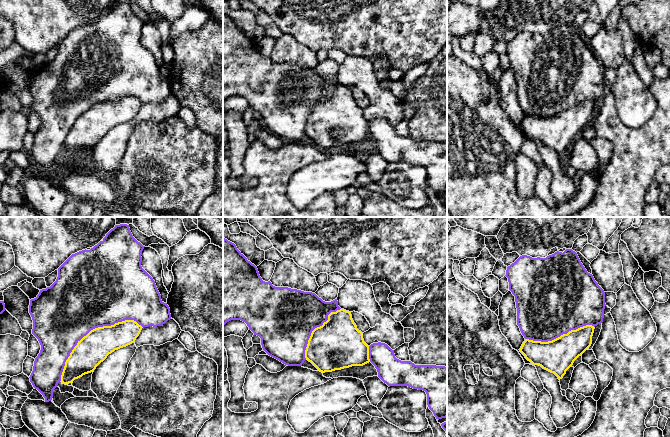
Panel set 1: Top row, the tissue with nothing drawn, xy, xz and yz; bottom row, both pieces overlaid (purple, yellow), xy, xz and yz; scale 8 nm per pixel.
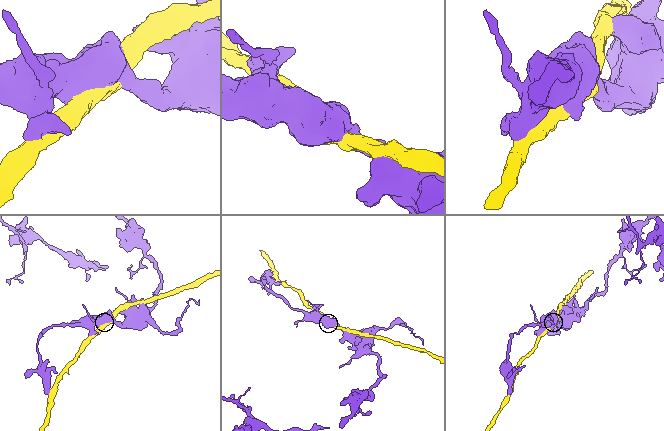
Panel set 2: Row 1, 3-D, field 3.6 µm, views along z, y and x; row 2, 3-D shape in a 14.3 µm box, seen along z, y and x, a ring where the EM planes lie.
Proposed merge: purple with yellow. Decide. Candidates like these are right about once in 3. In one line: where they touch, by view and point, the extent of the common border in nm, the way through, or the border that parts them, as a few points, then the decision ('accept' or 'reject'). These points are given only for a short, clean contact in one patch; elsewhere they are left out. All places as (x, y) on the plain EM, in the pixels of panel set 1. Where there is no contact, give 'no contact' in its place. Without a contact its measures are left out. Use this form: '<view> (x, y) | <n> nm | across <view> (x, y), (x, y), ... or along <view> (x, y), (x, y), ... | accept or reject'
xy (91, 105) | 800 nm | reject

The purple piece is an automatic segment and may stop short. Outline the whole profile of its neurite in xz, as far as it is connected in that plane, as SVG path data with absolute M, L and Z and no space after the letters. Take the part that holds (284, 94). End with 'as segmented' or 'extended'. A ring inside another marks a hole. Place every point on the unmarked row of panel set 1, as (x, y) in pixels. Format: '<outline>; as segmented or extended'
M223 13L223 101L231 96L245 98L249 106L261 114L262 124L269 132L288 142L302 142L306 136L305 126L312 107L322 102L331 88L340 85L337 75L325 78L315 69L275 63L270 57L263 57L257 43L247 36L234 19Z; as segmented

